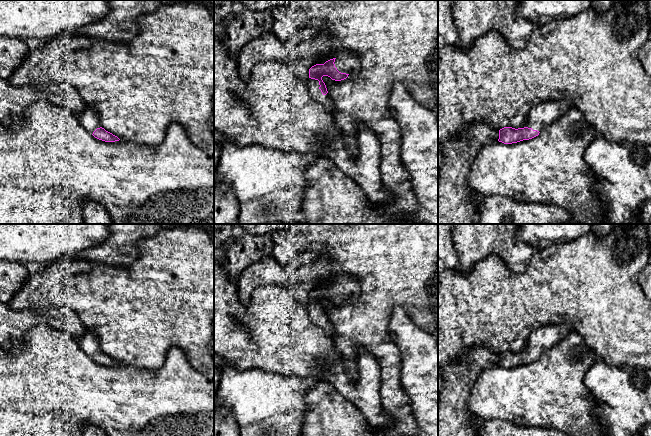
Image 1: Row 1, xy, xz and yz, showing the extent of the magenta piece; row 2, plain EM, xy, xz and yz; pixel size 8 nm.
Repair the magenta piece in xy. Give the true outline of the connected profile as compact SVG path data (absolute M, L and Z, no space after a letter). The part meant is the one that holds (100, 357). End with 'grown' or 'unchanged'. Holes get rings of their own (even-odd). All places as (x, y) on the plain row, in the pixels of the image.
M86 330L79 338L78 342L82 350L95 362L105 366L115 366L120 364L117 360L106 355L101 350L99 337L95 333Z | grown

